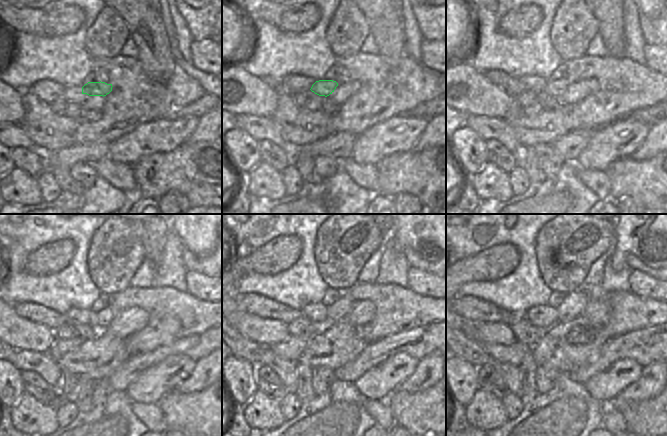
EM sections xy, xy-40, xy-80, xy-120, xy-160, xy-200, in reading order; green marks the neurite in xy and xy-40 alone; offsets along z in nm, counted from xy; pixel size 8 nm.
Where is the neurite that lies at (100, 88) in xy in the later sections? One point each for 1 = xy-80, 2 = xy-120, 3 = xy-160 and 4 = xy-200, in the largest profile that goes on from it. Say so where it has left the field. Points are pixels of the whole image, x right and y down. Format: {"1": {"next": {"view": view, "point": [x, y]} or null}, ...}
{"1": {"next": {"view": "xy-80", "point": [550, 91]}}, "2": {"next": {"view": "xy-120", "point": [107, 314]}}, "3": {"next": {"view": "xy-160", "point": [340, 310]}}, "4": {"next": {"view": "xy-200", "point": [573, 305]}}}

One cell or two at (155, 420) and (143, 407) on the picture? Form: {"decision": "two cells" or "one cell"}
{"decision": "one cell"}

